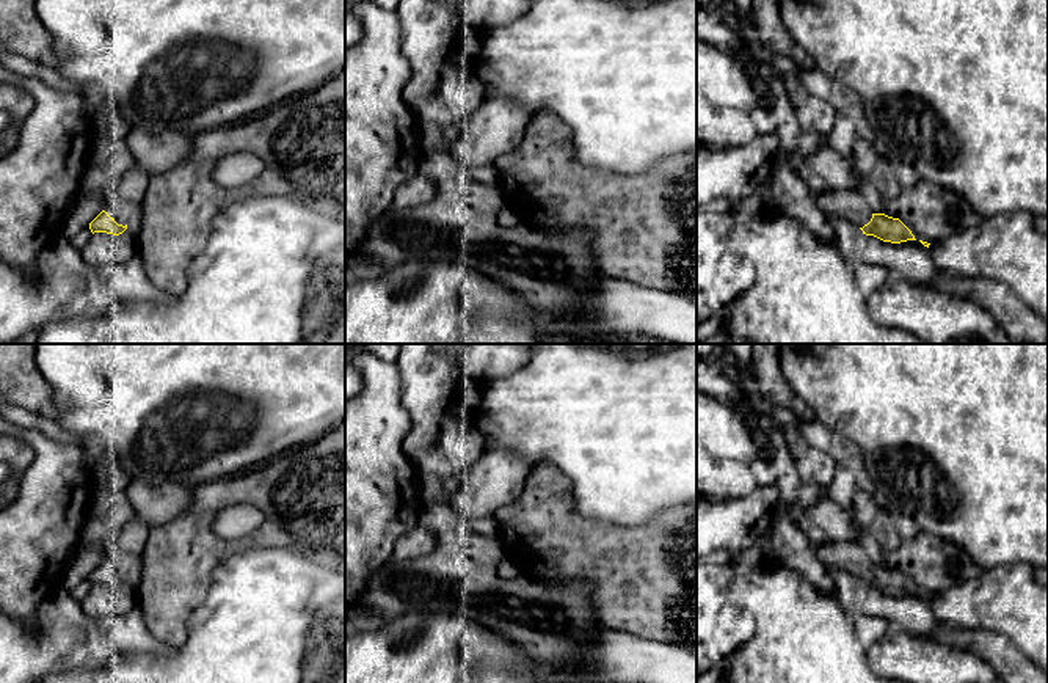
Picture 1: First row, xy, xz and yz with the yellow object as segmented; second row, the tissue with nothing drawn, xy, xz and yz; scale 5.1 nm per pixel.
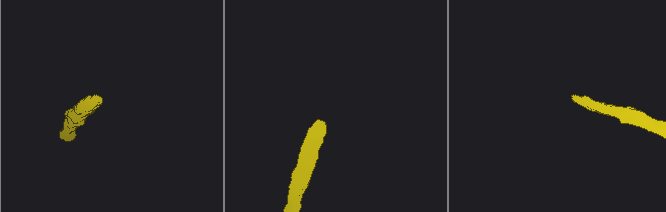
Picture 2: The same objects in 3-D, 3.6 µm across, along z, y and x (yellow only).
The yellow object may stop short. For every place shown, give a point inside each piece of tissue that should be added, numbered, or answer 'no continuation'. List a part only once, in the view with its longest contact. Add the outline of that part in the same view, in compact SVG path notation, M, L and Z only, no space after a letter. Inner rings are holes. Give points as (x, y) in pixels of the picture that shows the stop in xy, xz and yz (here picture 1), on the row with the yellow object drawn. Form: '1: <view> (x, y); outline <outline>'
1: xy (116, 209); outline M108 196L107 206L105 206L105 212L118 223L126 226L127 225L127 218L130 217L130 212L127 209L127 206L111 196Z

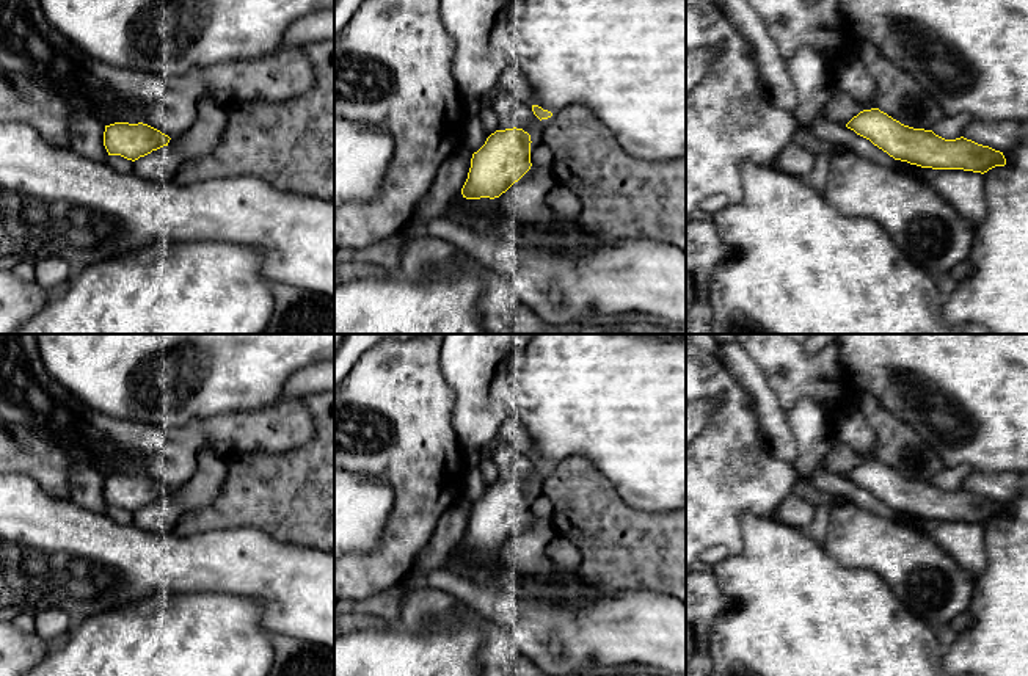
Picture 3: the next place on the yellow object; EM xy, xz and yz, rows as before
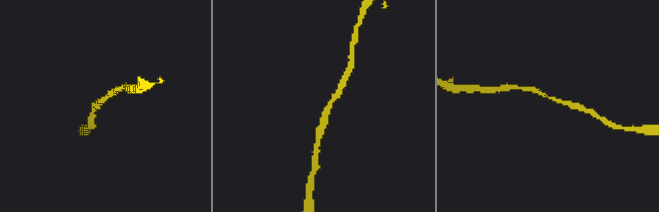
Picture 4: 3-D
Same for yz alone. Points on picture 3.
no continuation

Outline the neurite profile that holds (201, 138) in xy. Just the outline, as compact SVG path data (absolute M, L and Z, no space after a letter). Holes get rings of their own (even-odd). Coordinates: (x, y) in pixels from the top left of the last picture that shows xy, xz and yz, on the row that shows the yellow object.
M209 97L199 107L196 122L182 135L171 138L168 146L185 162L213 151L226 127L226 111Z

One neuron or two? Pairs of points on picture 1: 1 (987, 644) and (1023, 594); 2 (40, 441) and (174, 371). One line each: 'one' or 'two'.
1: two
2: two

